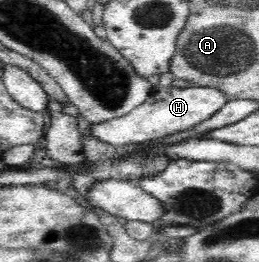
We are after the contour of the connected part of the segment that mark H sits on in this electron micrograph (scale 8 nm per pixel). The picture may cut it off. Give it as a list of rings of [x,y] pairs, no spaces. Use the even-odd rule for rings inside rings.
[[[184,84],[170,87],[159,87],[140,106],[134,108],[114,120],[98,124],[92,123],[91,135],[98,140],[113,144],[121,149],[125,145],[136,144],[149,140],[160,140],[162,137],[189,130],[216,114],[226,102],[228,97],[224,92],[205,86],[190,87]]]

